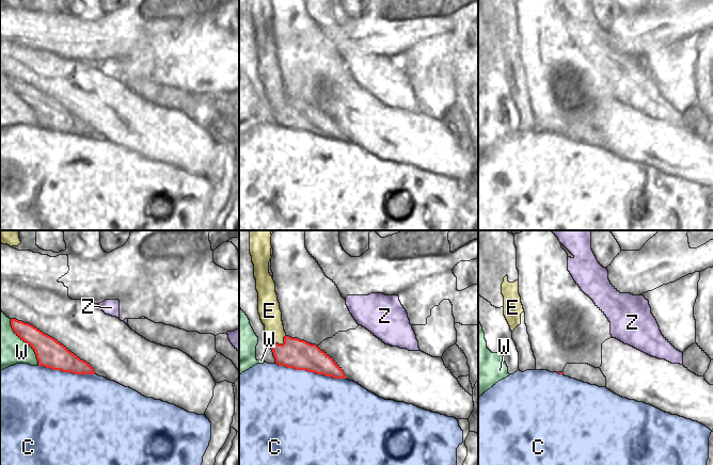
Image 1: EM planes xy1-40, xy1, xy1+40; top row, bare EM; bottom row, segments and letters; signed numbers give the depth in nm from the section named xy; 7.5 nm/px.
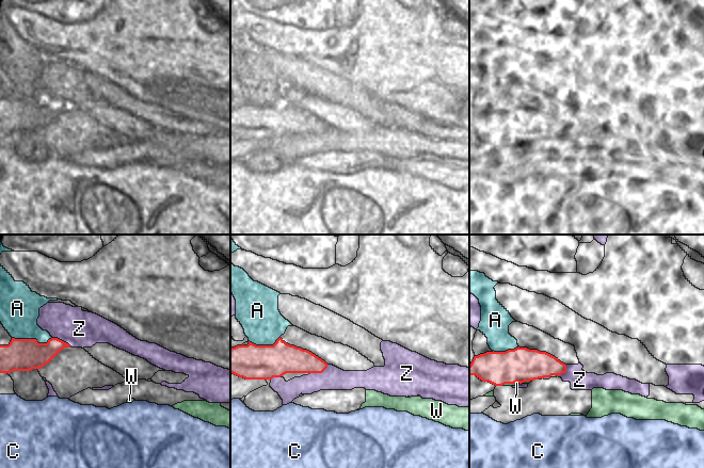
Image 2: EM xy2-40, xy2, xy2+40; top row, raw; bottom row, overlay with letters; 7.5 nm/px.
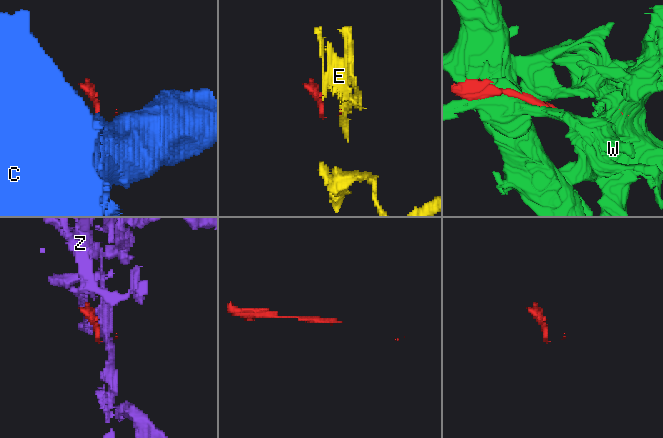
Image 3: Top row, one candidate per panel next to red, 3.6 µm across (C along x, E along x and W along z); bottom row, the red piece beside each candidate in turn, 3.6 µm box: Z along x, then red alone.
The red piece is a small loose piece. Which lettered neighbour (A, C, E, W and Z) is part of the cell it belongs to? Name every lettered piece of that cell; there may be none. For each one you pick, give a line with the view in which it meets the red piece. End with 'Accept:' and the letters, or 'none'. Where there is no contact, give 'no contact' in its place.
Accept: none

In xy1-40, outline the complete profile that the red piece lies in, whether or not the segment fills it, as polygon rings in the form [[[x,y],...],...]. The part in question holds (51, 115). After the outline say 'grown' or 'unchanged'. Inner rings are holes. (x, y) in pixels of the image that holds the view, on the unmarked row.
[[[11,80],[11,87],[15,95],[34,111],[38,127],[74,135],[95,135],[90,125],[33,86]]]; unchanged

